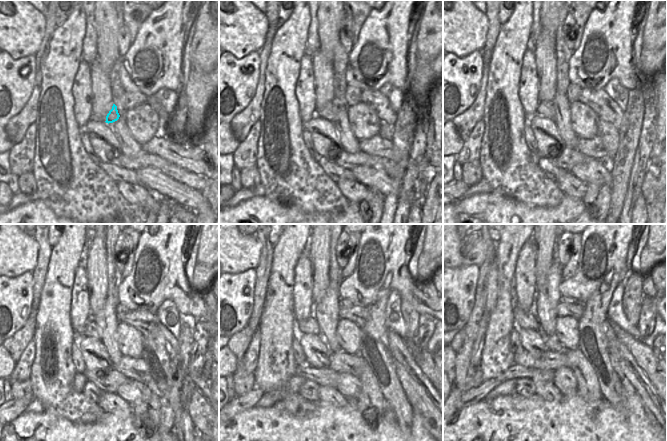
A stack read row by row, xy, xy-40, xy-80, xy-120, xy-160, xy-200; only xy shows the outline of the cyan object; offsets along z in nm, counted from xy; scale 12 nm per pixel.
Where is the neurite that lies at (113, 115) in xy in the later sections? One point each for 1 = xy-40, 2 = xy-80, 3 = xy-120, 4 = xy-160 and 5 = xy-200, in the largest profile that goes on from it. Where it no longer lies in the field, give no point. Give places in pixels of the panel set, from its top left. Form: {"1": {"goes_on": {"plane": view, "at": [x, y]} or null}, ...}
{"1": {"goes_on": {"plane": "xy-40", "at": [328, 112]}}, "2": {"goes_on": {"plane": "xy-80", "at": [545, 109]}}, "3": {"goes_on": {"plane": "xy-120", "at": [91, 329]}}, "4": {"goes_on": {"plane": "xy-160", "at": [308, 326]}}, "5": {"goes_on": {"plane": "xy-200", "at": [524, 320]}}}

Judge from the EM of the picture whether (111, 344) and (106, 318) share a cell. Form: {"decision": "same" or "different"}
{"decision": "same"}

